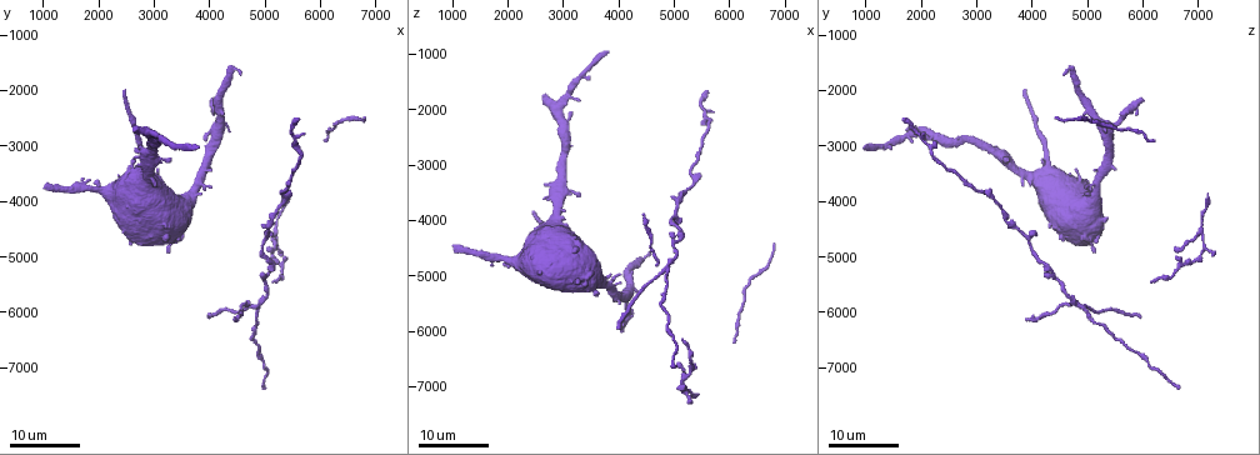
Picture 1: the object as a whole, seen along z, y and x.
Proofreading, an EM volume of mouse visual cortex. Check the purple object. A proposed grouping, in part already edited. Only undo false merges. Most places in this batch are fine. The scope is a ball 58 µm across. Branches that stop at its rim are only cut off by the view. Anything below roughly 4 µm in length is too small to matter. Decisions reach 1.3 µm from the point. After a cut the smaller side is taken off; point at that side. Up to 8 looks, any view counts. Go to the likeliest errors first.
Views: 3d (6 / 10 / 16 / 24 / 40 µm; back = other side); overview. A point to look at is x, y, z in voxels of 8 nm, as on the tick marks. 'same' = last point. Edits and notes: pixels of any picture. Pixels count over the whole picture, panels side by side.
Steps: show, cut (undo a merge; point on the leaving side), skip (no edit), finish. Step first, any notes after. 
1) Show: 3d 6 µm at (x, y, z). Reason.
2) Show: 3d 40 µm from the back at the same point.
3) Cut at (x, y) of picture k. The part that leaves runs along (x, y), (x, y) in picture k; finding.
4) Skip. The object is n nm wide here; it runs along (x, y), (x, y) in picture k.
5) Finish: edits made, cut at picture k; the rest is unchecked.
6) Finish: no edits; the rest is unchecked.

Show: 3d 24 µm at (4900, 5950, 4900). Side arm on a straight run.

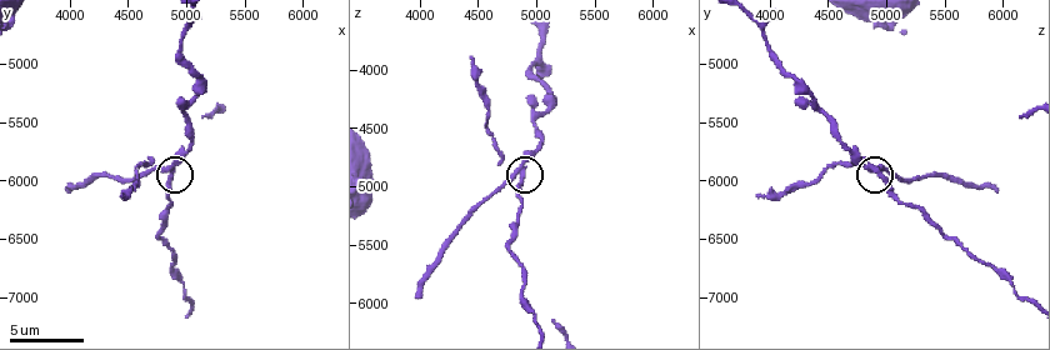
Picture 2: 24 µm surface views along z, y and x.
Show: 3d 6 µm at (4900, 5920, 4900). Closer look.

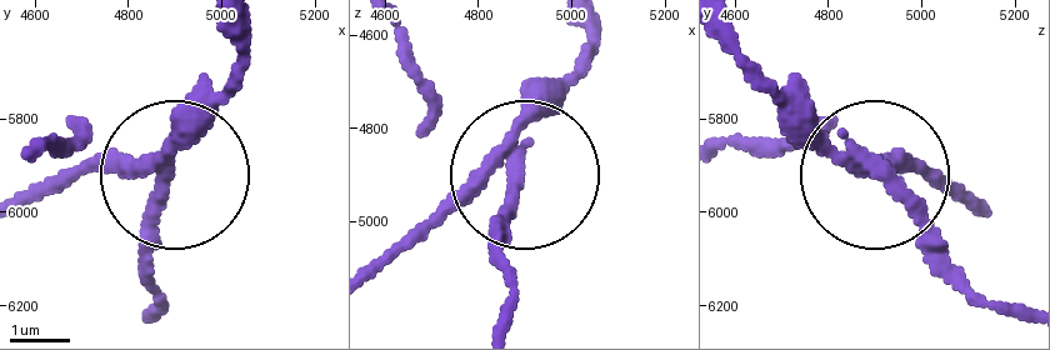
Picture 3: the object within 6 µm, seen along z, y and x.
Cut at (98, 155) of picture 3. The side arm is 20 µm long; 3 arms meet here; a second cell is stuck on.

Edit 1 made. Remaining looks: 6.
Show: overview.

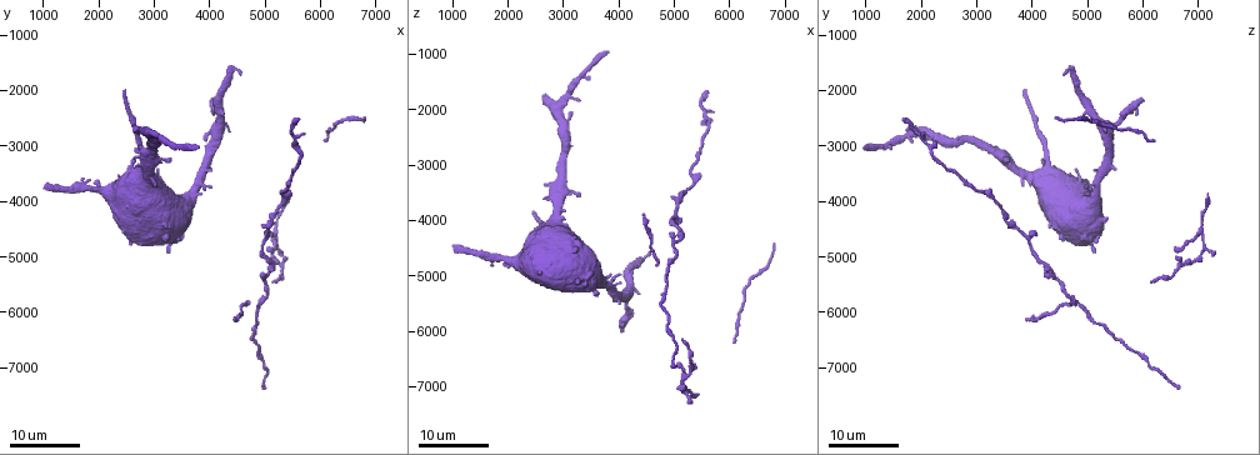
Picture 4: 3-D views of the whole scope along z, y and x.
Show: 3d 24 µm at (5000, 4650, 3950). Side arm on a straight run.

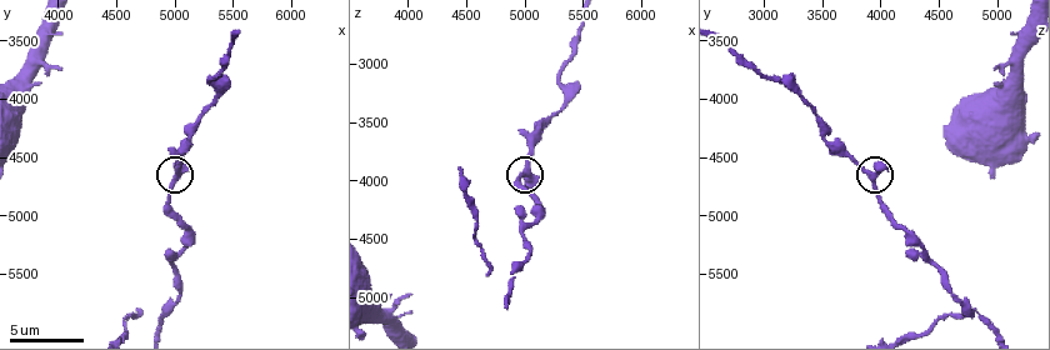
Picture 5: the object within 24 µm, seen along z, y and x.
Show: 3d 6 µm at (5020, 4700, 3940).

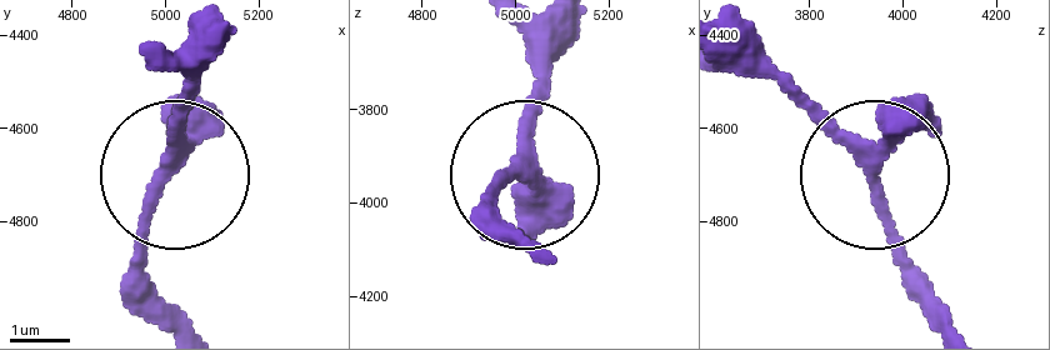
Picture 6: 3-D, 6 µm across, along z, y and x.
Skip. The side arm is 29 µm long; 3 arms meet here; all the same cell.

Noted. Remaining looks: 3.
Show: 3d 10 µm at (5280, 3860, 3140). Sudden change in width.

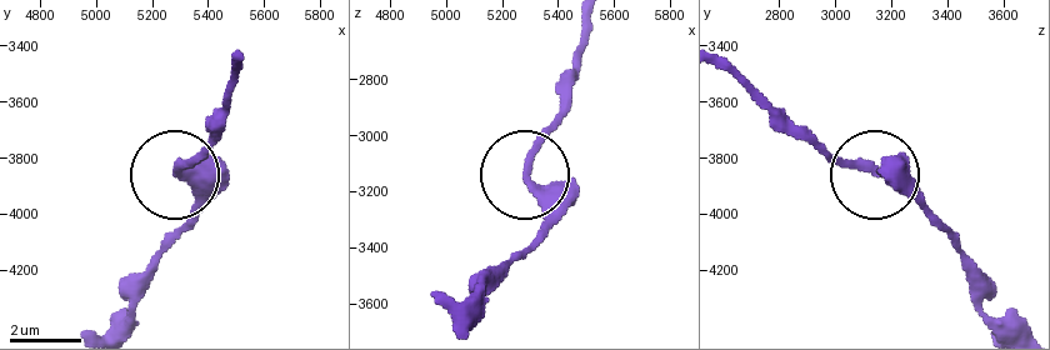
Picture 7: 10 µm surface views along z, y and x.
Show: 3d 10 µm from the back at (5300, 3840, 3130). Other side.

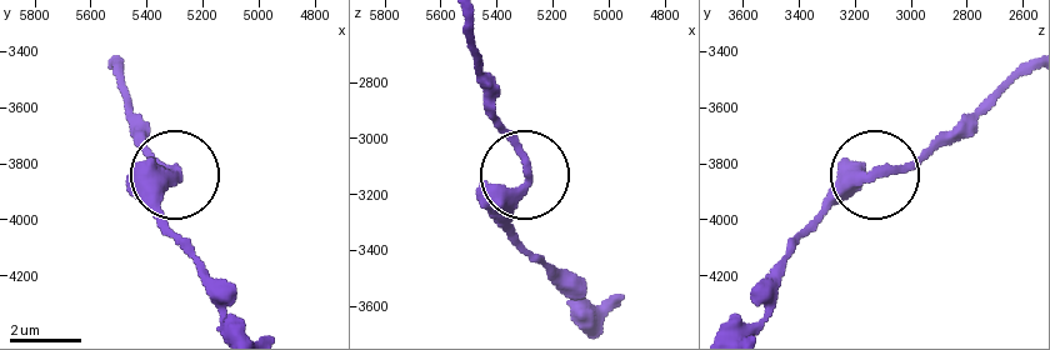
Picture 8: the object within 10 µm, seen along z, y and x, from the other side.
Skip. Continuous, no second cell.

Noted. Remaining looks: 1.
Finish: edits made, cut at picture 3; the rest is unchecked.

